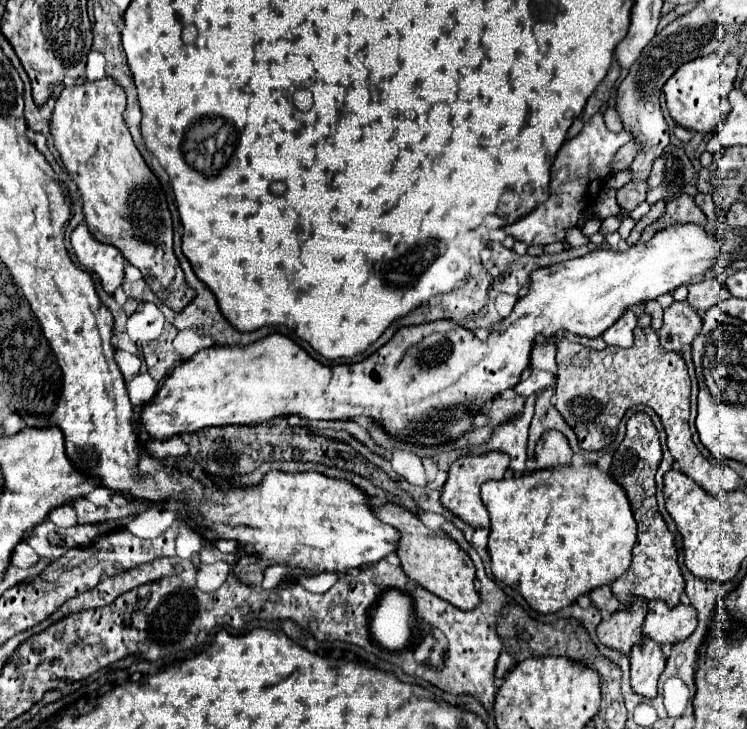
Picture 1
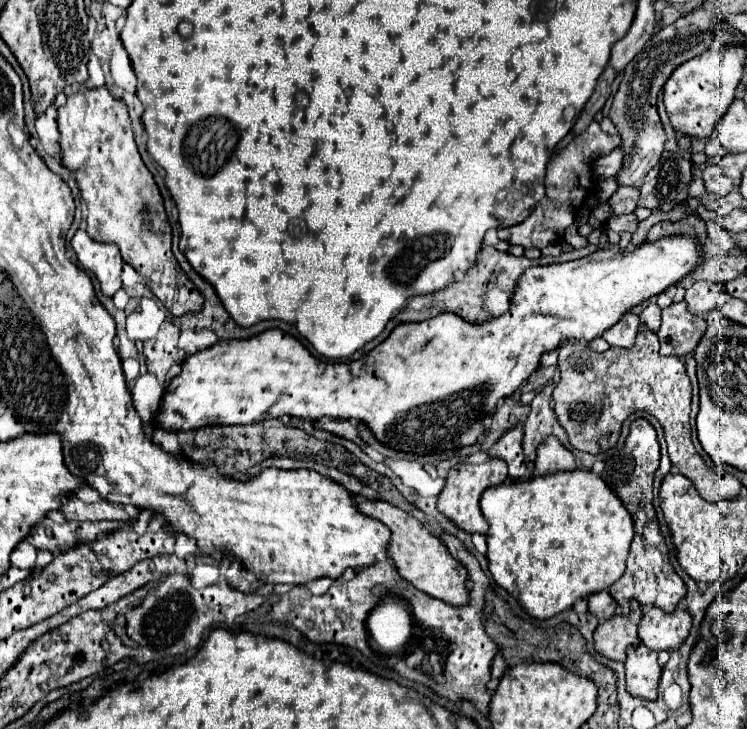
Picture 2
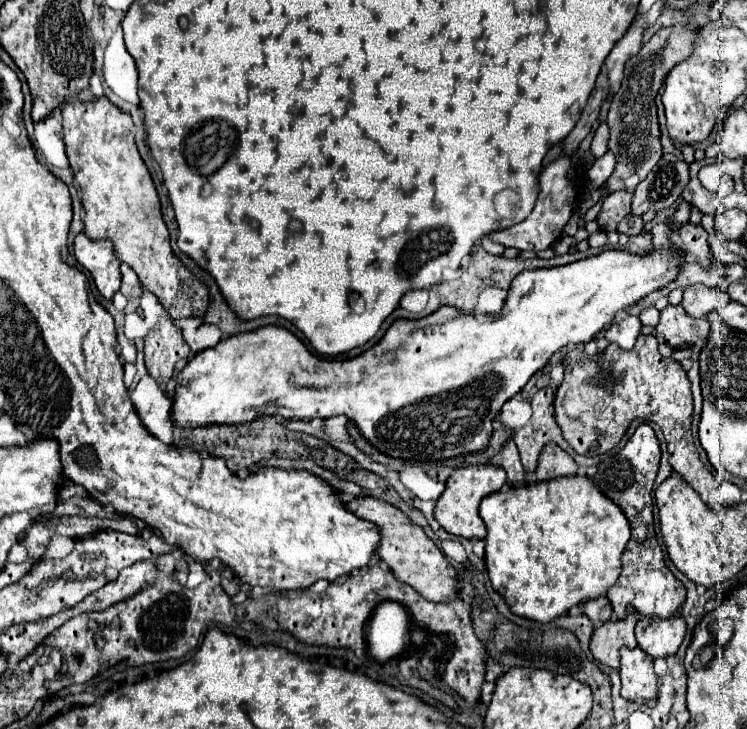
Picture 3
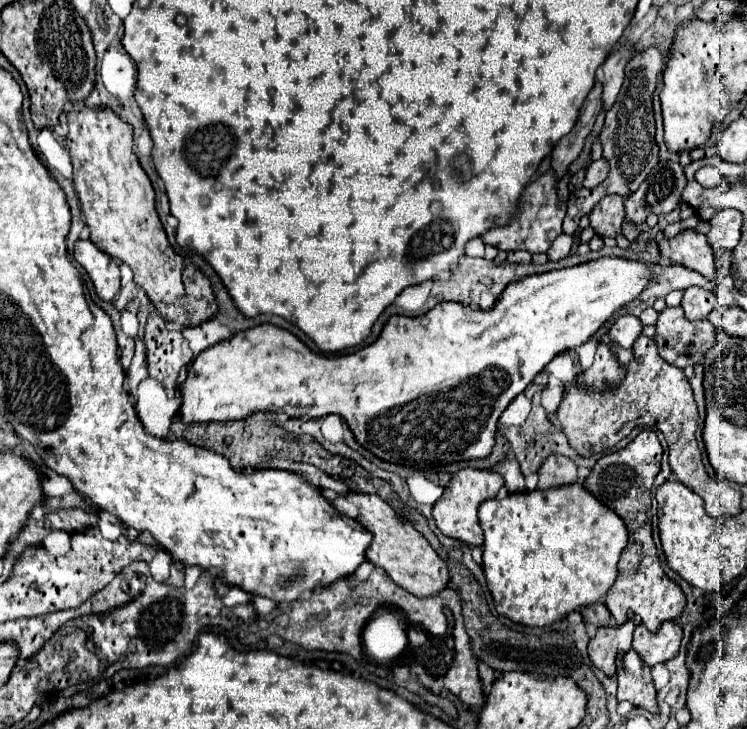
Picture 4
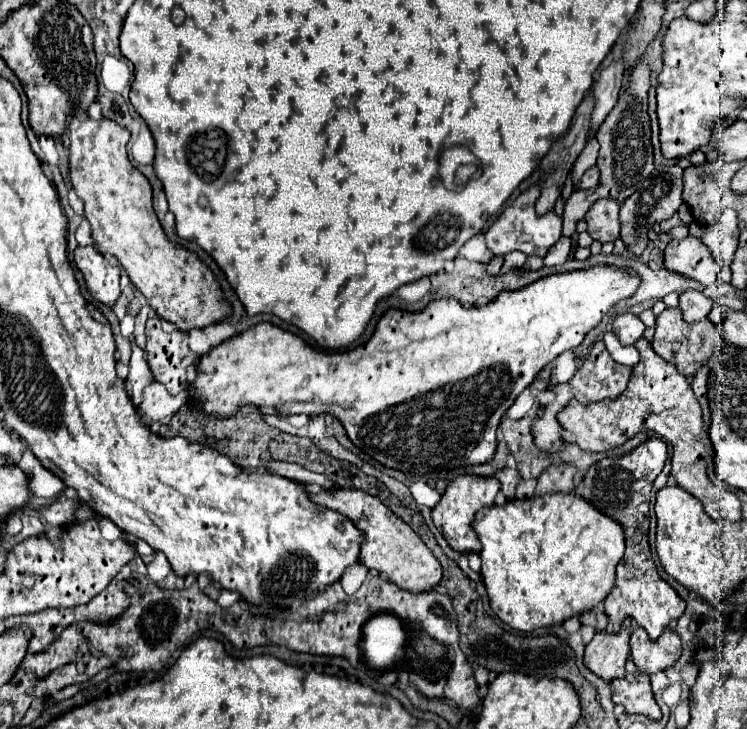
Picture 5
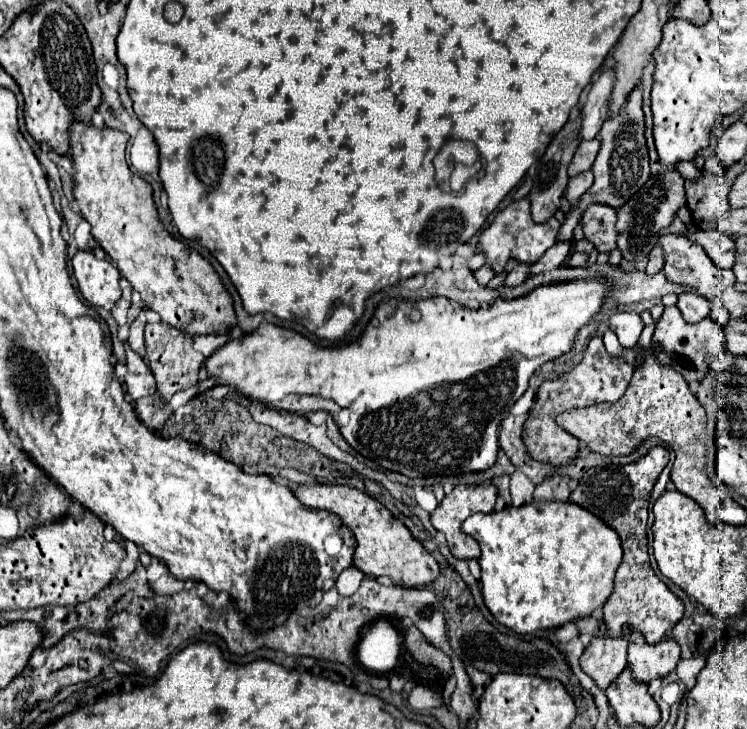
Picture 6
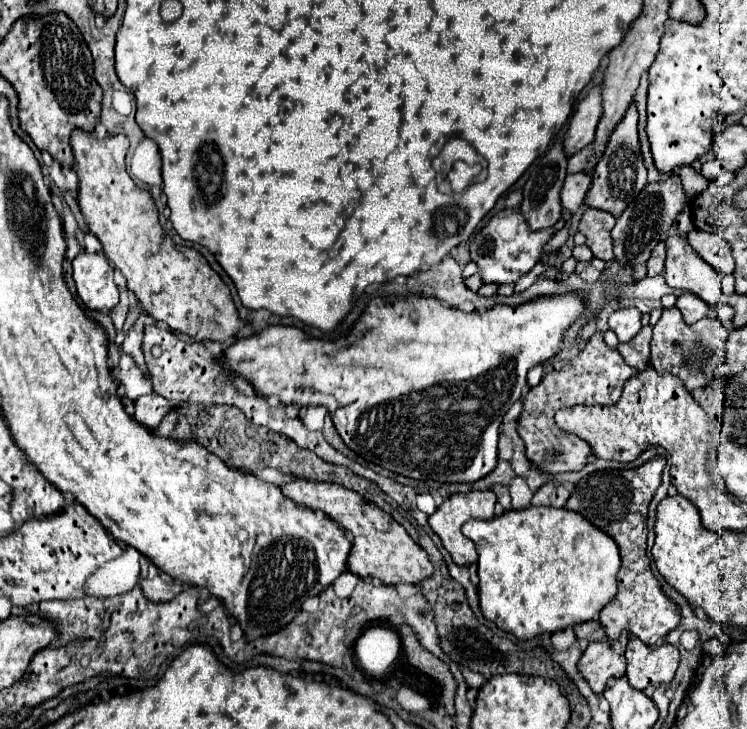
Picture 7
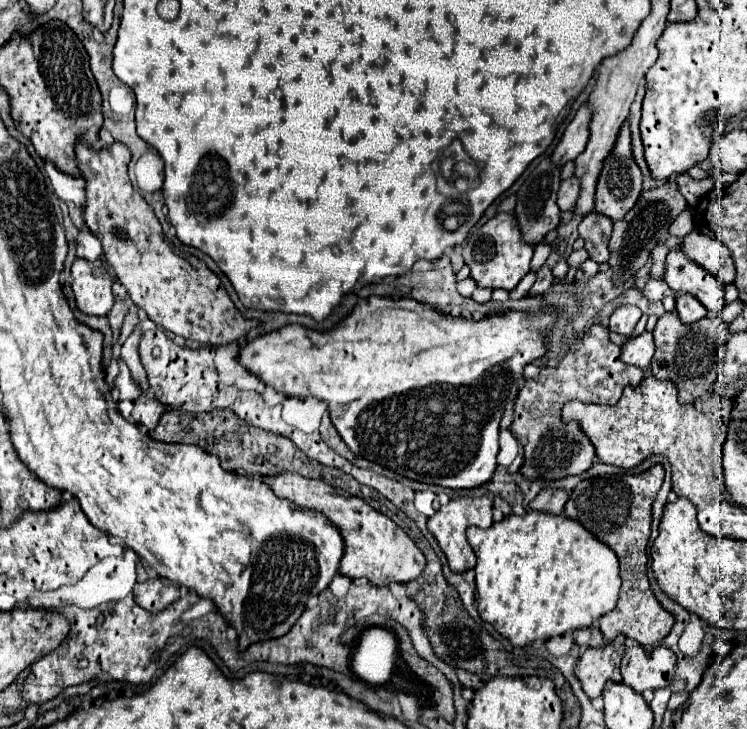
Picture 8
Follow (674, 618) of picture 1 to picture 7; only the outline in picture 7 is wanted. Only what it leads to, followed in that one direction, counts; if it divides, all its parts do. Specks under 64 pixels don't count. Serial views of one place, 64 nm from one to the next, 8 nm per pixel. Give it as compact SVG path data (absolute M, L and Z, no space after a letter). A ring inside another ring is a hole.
M630 636L626 648L628 682L638 690L654 684L670 684L678 668L678 658L678 648L668 642L660 646L648 646L640 638Z

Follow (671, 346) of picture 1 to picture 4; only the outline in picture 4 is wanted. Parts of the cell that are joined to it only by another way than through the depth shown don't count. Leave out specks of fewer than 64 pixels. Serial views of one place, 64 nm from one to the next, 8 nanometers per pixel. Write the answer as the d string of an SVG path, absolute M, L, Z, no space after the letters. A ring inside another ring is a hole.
M666 308L656 322L656 336L660 356L678 366L694 366L704 358L704 352L716 342L714 326L708 318L688 320L682 308Z

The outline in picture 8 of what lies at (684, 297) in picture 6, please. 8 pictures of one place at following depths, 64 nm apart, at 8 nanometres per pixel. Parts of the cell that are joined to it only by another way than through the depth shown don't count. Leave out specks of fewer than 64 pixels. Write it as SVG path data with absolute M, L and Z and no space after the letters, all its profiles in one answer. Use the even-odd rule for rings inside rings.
M680 294L676 298L676 312L682 318L684 324L692 324L698 322L700 318L704 318L708 314L708 310L690 294Z

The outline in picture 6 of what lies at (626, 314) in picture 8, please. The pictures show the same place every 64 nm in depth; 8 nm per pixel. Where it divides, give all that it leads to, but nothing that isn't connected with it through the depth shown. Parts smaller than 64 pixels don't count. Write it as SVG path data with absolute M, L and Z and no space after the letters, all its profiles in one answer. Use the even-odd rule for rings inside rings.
M618 312L610 316L610 330L618 336L622 346L636 346L644 324L636 312Z

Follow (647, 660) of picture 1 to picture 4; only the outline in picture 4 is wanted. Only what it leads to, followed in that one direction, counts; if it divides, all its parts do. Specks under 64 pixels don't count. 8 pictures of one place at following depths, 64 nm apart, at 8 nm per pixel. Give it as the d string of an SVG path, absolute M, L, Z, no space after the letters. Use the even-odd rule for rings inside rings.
M630 650L618 656L618 700L634 702L634 706L644 708L648 712L658 712L656 690L652 682L652 668L644 664L638 652Z

